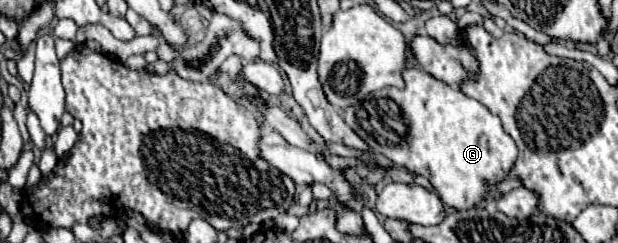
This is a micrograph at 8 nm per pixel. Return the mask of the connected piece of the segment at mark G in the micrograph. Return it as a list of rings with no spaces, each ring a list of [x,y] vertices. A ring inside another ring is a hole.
[[[407,68],[403,72],[403,80],[403,90],[383,88],[379,92],[373,92],[367,104],[365,100],[359,100],[353,106],[345,108],[345,122],[367,142],[375,154],[385,156],[395,166],[407,168],[411,174],[425,176],[447,206],[455,210],[473,208],[485,198],[491,188],[509,176],[511,166],[517,158],[517,146],[513,138],[503,130],[499,116],[491,114],[481,102],[465,96],[461,90],[433,78],[431,74],[419,68]]]

